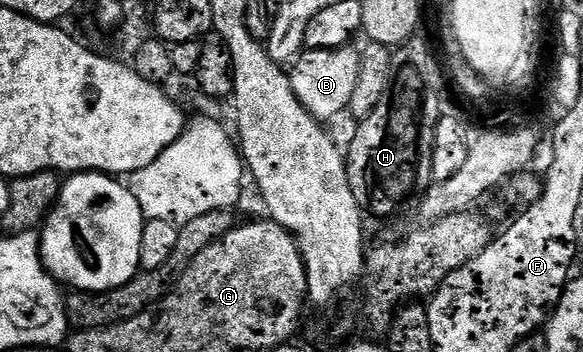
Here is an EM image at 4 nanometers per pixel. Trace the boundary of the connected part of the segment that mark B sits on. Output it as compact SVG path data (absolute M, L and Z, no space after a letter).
M347 44L338 49L305 49L292 62L289 82L293 93L305 110L322 123L328 123L349 108L355 83L359 83L361 66L361 49L353 48L352 44Z

